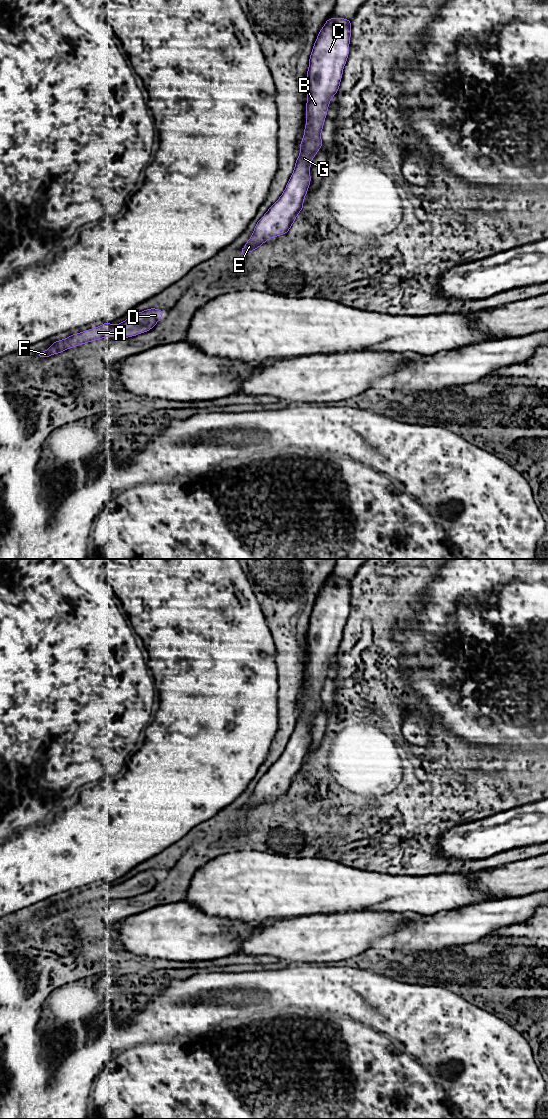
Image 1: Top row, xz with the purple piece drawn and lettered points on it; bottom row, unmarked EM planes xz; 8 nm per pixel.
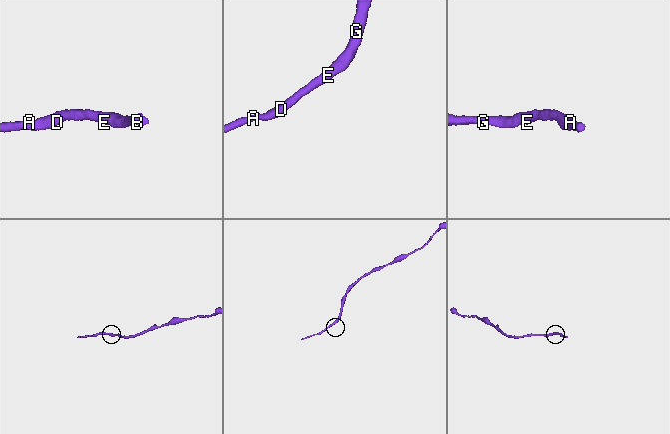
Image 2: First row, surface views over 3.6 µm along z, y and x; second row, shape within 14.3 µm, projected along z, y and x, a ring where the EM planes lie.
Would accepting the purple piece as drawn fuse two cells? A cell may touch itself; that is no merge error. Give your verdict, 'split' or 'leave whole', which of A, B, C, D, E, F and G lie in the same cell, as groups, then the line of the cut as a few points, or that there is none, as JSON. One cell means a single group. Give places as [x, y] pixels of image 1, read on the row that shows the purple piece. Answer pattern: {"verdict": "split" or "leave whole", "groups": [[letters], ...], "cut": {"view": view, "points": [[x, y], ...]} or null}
{"verdict": "leave whole", "groups": [["A", "B", "C", "D", "E", "F", "G"]], "cut": null}

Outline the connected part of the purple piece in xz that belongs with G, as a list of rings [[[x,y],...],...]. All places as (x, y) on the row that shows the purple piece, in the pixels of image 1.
[[[339,17],[328,18],[317,36],[309,57],[309,68],[307,70],[307,115],[304,136],[300,142],[301,153],[297,156],[295,168],[284,192],[268,209],[265,215],[258,220],[252,236],[243,246],[243,256],[256,250],[268,239],[287,234],[297,215],[304,207],[303,200],[307,195],[308,187],[311,183],[310,165],[316,153],[323,146],[321,131],[324,126],[330,100],[339,90],[343,68],[349,55],[351,20]]]

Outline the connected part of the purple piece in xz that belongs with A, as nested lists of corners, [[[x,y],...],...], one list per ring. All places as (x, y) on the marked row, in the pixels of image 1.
[[[149,308],[129,317],[118,325],[104,322],[101,326],[88,329],[78,334],[71,334],[67,339],[57,340],[40,357],[49,357],[62,353],[69,348],[83,345],[91,341],[101,340],[106,336],[129,338],[151,330],[164,315],[165,310]]]

